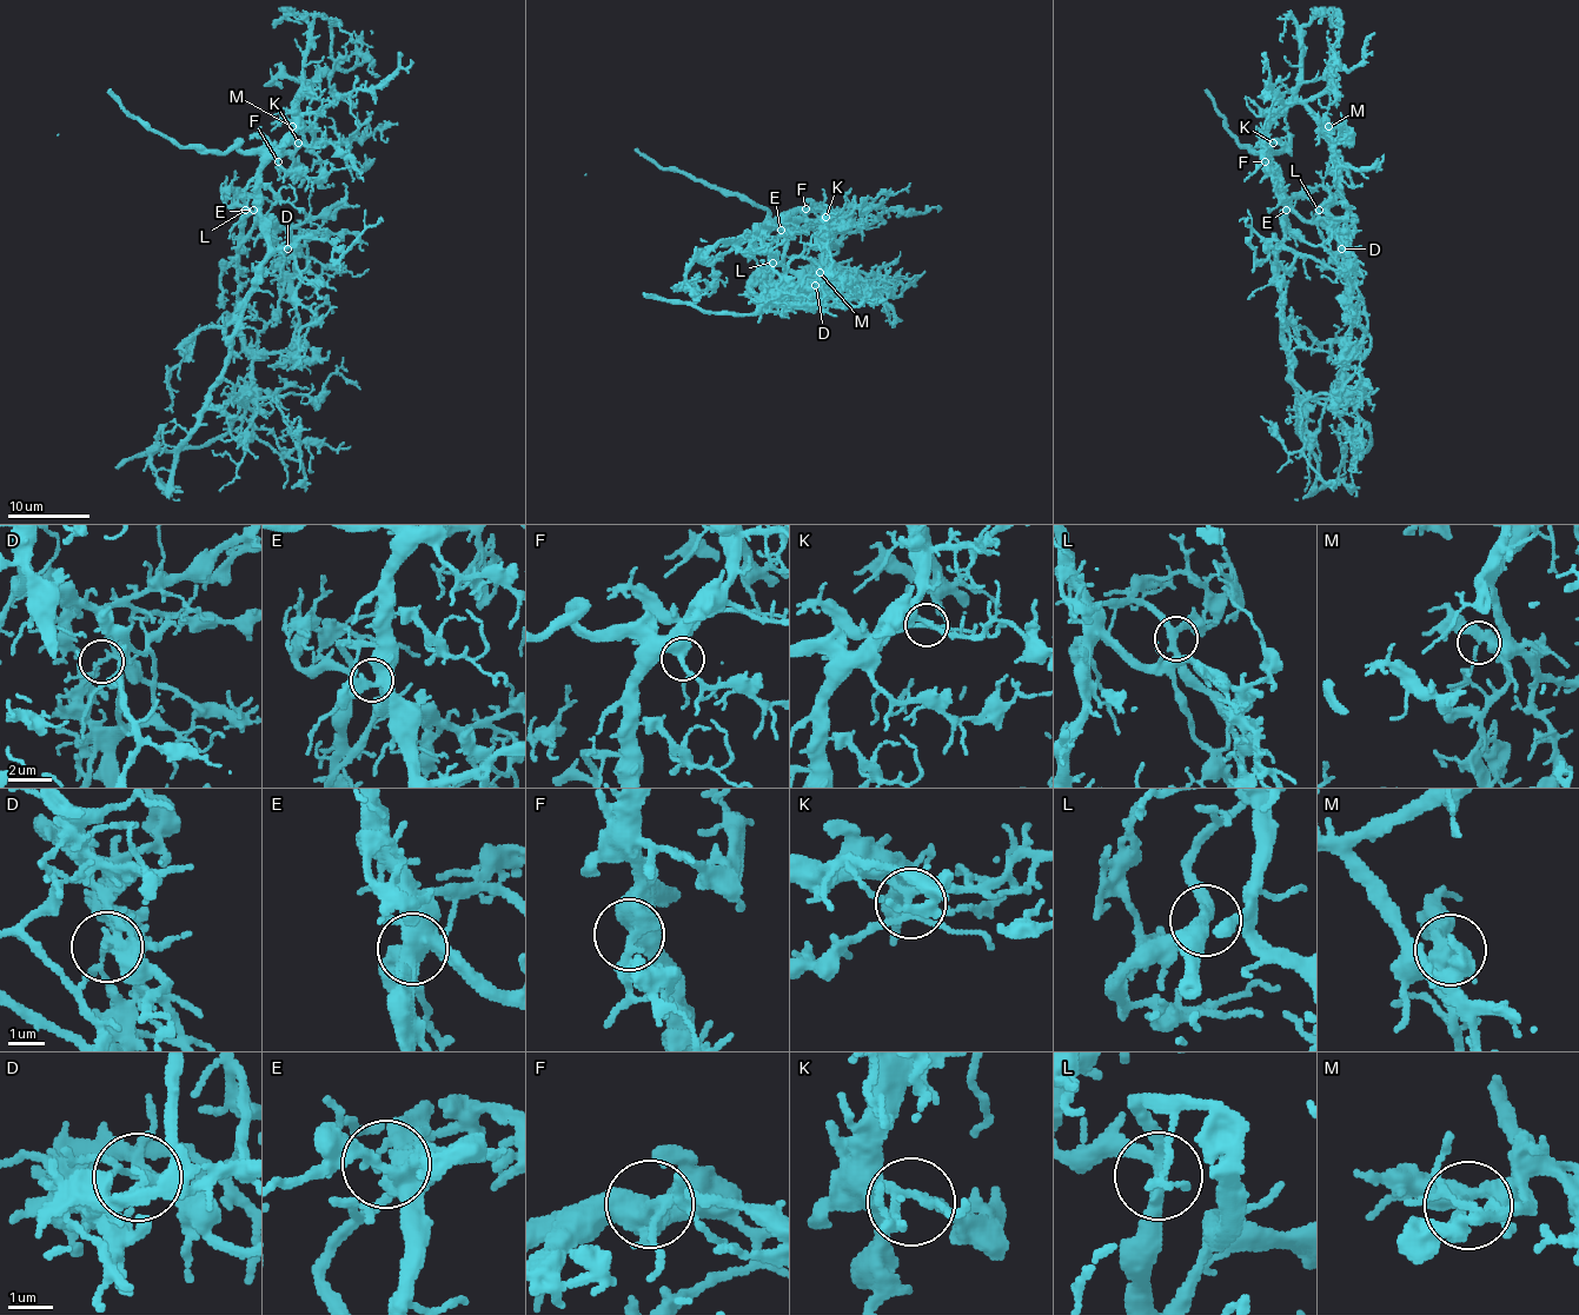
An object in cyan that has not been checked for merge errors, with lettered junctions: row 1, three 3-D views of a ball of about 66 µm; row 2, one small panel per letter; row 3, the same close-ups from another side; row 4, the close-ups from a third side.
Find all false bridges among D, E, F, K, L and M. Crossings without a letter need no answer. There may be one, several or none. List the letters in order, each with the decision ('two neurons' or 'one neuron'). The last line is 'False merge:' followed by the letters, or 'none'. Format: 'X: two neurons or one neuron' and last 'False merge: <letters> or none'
D: two neurons
E: one neuron
F: one neuron
K: one neuron
L: one neuron
M: one neuron
False merge: D

